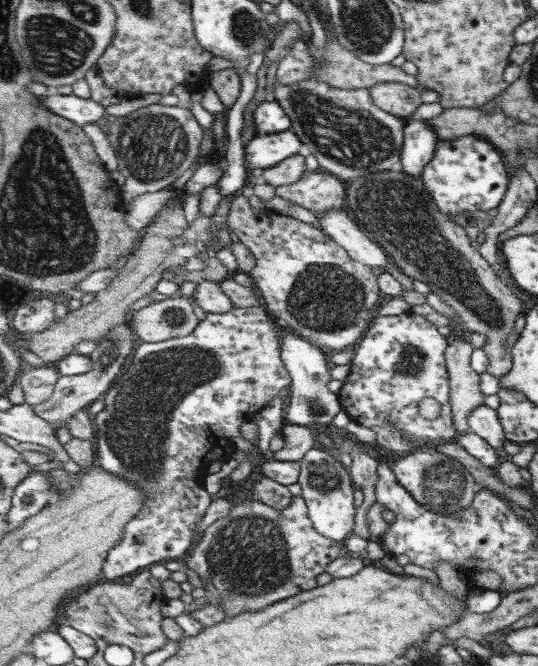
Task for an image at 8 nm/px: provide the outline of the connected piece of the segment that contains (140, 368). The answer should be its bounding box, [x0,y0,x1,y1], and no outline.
[94,305,291,581]

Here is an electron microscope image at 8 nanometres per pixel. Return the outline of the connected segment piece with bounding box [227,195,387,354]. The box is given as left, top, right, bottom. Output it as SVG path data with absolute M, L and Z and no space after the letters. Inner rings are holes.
M238 196L234 198L231 202L230 211L227 216L227 224L231 231L231 235L234 239L242 242L253 252L256 256L256 267L250 272L250 275L254 278L256 282L257 290L266 301L266 308L270 310L273 316L277 317L277 320L289 325L294 328L297 333L302 334L309 342L319 345L323 350L327 351L329 354L332 352L339 352L342 350L347 350L351 348L353 344L357 344L363 336L363 332L367 330L367 322L371 320L371 312L375 310L375 306L381 302L381 298L387 298L386 296L381 296L379 292L380 289L378 283L378 276L373 274L371 270L372 266L365 265L356 261L349 253L345 250L338 242L335 242L326 232L323 232L320 228L315 228L311 224L306 224L298 218L293 218L292 216L282 215L279 213L272 212L271 210L263 210L258 213L253 206L249 204L249 196Z

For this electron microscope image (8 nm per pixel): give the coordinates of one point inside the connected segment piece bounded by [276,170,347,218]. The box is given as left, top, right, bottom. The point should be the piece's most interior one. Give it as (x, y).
(320, 192)

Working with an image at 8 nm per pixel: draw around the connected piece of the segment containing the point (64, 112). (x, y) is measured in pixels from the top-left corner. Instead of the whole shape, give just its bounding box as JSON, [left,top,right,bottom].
[41,92,105,126]

